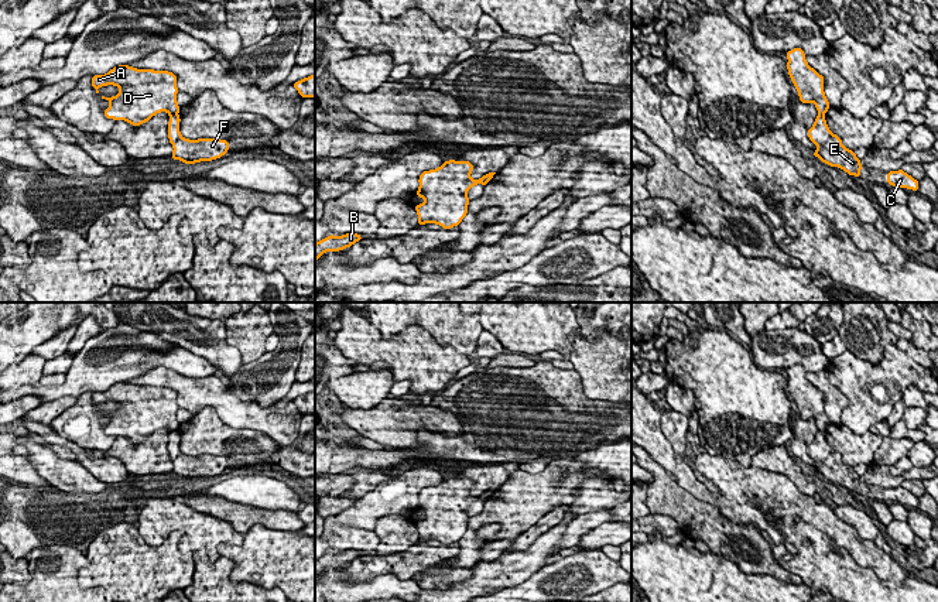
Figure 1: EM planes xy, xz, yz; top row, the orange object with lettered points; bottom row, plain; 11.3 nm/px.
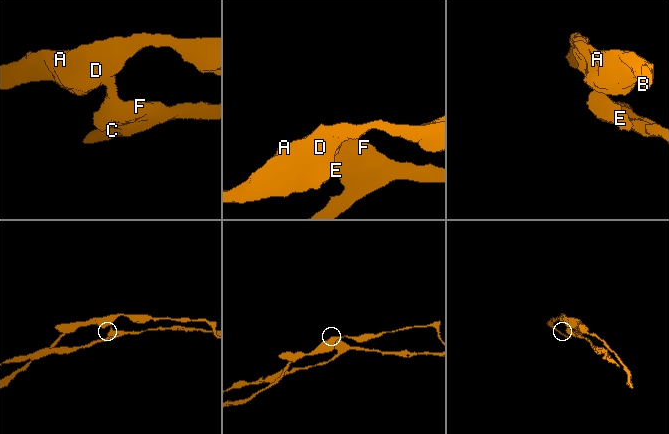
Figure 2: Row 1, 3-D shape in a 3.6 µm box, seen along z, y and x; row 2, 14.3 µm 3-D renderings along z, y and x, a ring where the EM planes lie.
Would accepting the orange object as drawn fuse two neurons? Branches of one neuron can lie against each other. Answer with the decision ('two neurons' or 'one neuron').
two neurons

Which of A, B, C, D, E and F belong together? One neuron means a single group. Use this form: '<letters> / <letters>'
A B D / C E F

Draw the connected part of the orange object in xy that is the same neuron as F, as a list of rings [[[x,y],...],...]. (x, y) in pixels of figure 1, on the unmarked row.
[[[172,431],[168,438],[168,455],[174,464],[174,476],[181,476],[184,480],[195,480],[199,478],[212,478],[225,472],[229,466],[229,459],[220,455],[198,455],[188,456],[179,449],[179,432]]]

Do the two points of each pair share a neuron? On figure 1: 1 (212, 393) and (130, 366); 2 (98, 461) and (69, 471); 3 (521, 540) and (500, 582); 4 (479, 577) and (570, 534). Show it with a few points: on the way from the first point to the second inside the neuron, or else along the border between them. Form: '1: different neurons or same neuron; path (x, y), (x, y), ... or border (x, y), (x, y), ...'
1: different neurons; border (178, 372), (170, 368), (153, 366), (127, 380)
2: different neurons; border (76, 461), (108, 485)
3: different neurons; border (545, 532), (529, 547), (502, 556)
4: different neurons; border (570, 523), (560, 543)

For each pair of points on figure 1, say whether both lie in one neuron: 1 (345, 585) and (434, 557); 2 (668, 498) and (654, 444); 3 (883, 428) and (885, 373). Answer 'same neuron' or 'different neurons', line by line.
1: different neurons
2: different neurons
3: different neurons

